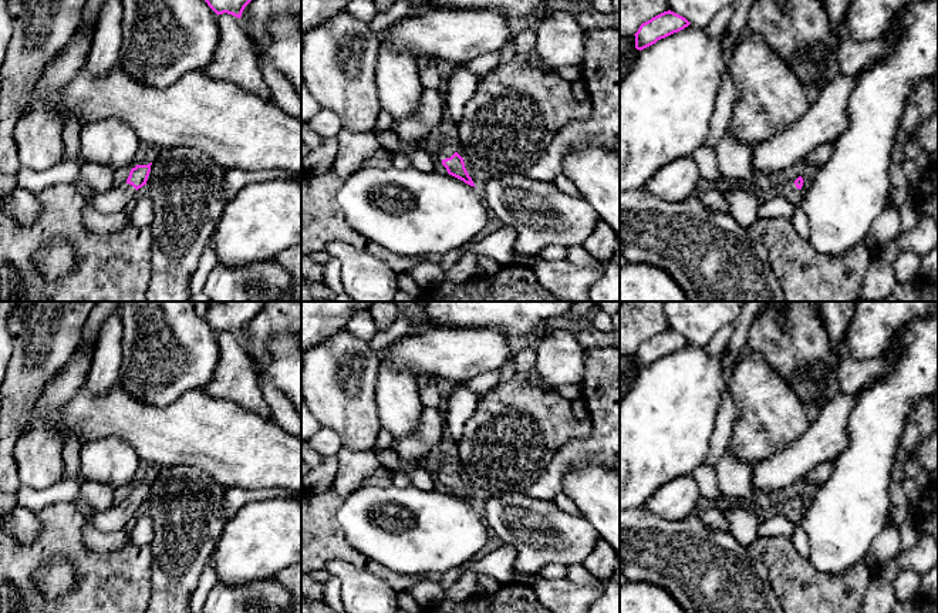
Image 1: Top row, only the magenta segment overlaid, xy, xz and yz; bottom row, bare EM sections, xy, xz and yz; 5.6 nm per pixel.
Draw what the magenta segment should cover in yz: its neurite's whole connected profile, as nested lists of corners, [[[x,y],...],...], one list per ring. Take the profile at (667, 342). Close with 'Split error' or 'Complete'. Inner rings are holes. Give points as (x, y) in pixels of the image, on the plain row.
[[[671,329],[664,330],[640,344],[638,350],[634,353],[635,367],[641,370],[655,363],[658,358],[684,348],[689,343],[685,336]]]. Complete

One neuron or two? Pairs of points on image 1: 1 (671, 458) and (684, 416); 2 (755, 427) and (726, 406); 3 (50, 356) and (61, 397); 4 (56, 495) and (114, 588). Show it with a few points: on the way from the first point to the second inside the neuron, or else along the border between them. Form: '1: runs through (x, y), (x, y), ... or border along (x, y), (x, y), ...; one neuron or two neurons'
1: runs through (671, 448), (671, 428), (674, 425); one neuron
2: border along (731, 379), (728, 390), (735, 420), (728, 444); two neurons
3: border along (74, 354), (37, 398); two neurons
4: border along (81, 519), (81, 544), (90, 551), (124, 546); two neurons

